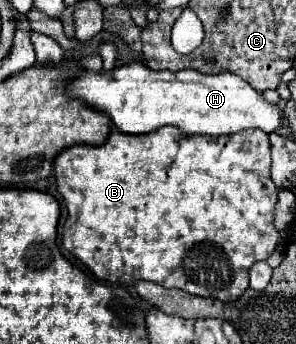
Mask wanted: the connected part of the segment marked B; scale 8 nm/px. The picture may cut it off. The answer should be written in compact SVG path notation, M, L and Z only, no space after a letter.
M113 128L107 136L107 140L99 146L89 144L75 144L65 150L61 150L53 160L53 172L57 180L57 190L65 200L67 206L67 220L63 226L63 248L71 252L75 258L79 258L97 278L119 284L119 276L131 274L133 280L151 280L155 284L161 284L165 288L179 288L195 296L207 296L217 298L223 302L237 300L249 286L247 274L249 266L257 260L267 260L269 254L275 250L279 242L279 232L273 226L273 208L277 202L277 186L273 184L269 170L257 170L257 168L269 168L271 166L271 146L269 136L263 130L245 130L237 132L225 138L185 138L183 134L177 134L177 130L155 130L153 134L129 135L121 134L117 128Z

